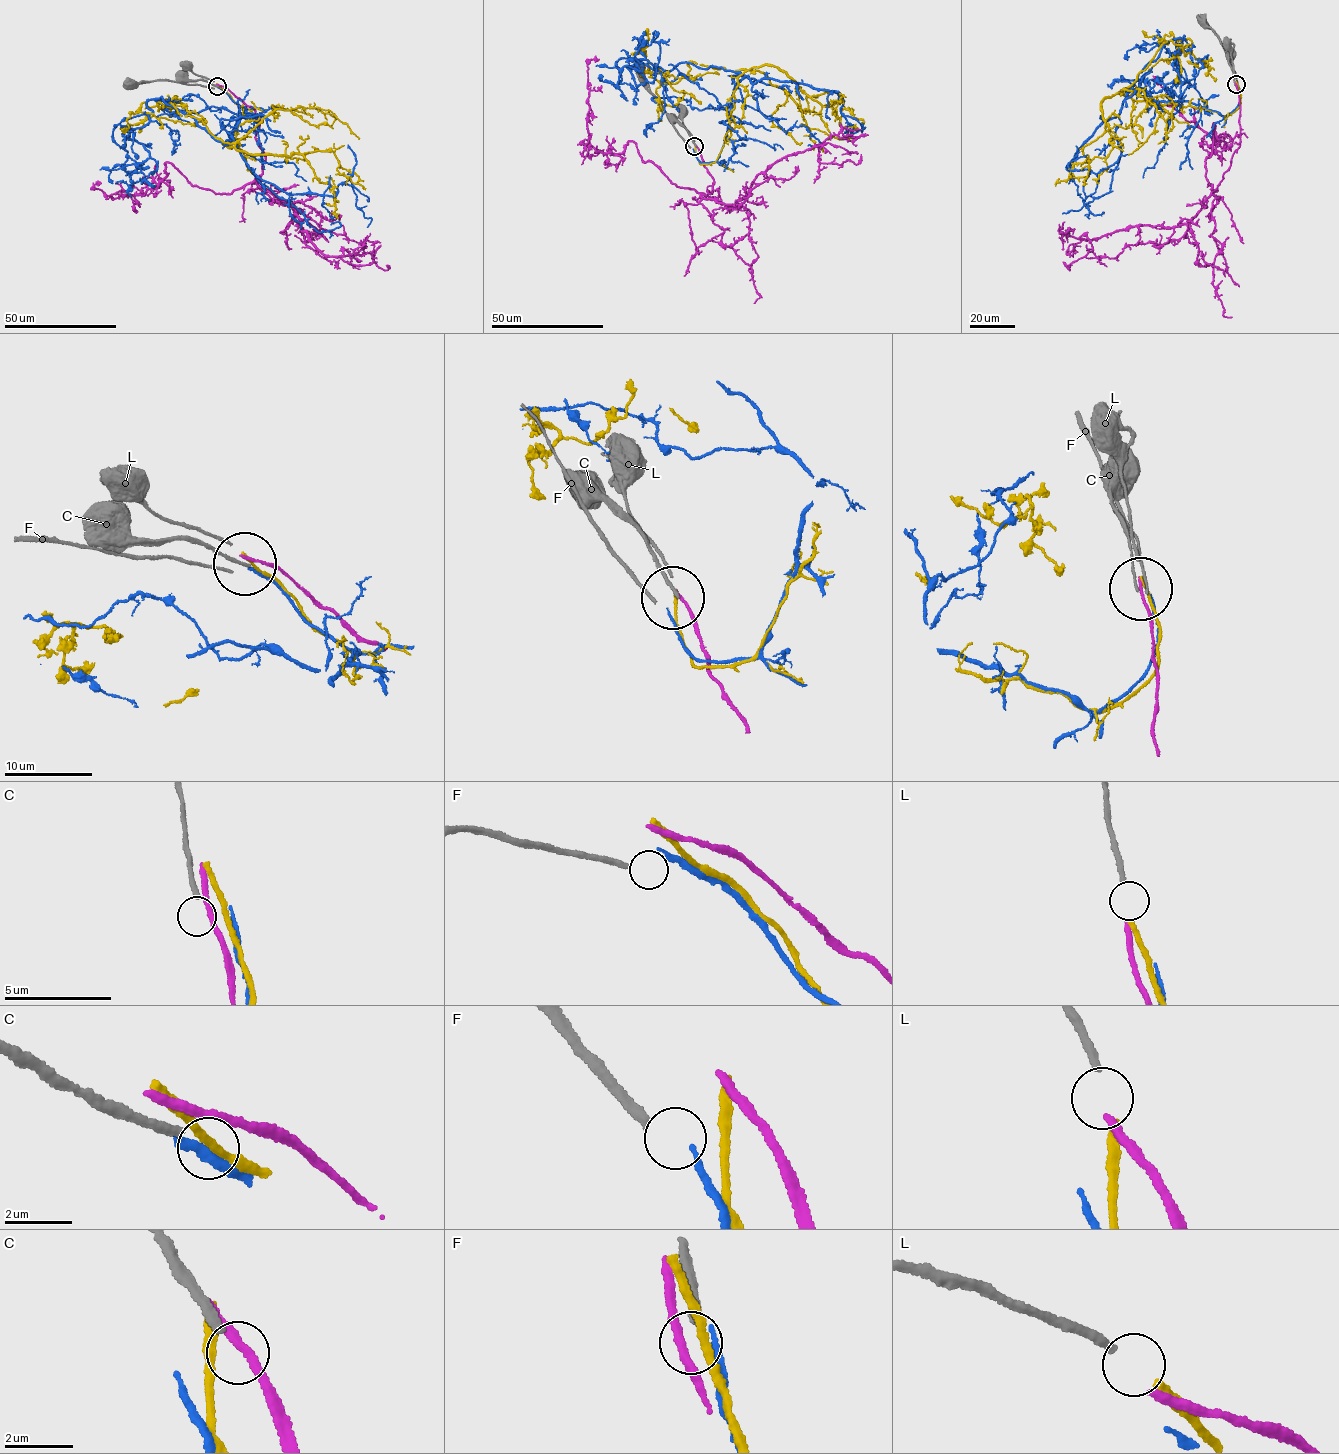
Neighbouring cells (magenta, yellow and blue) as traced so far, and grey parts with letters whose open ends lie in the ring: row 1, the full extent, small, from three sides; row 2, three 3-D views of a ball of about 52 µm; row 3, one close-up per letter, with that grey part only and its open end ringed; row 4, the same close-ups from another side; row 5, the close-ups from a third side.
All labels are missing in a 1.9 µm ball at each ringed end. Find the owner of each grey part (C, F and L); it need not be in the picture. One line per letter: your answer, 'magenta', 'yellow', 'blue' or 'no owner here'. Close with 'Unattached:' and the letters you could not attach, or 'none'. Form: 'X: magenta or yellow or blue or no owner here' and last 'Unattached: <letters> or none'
C: no owner here
F: no owner here
L: yellow
Unattached: C, F

